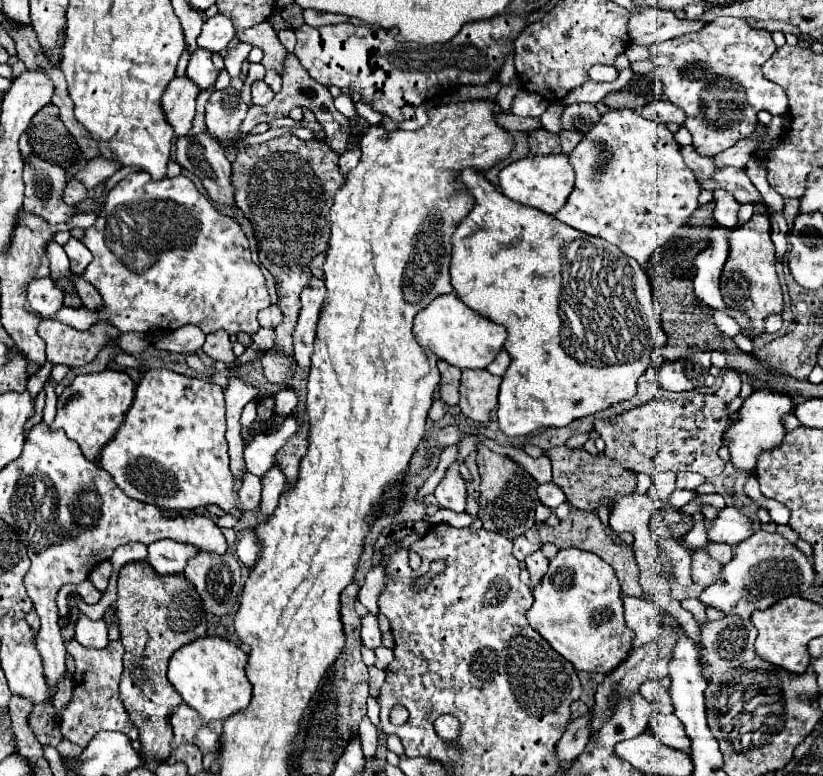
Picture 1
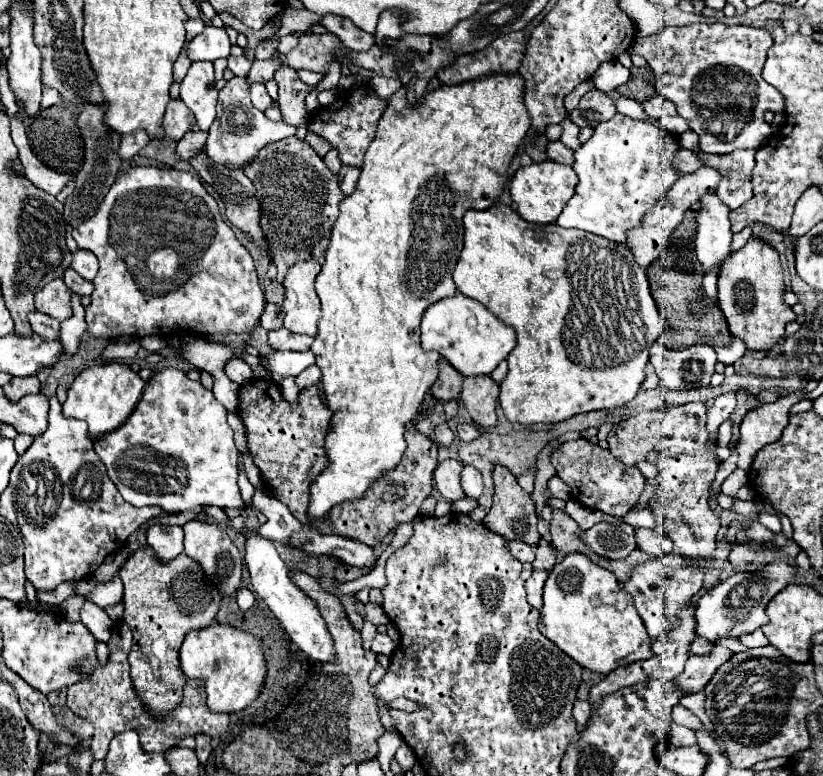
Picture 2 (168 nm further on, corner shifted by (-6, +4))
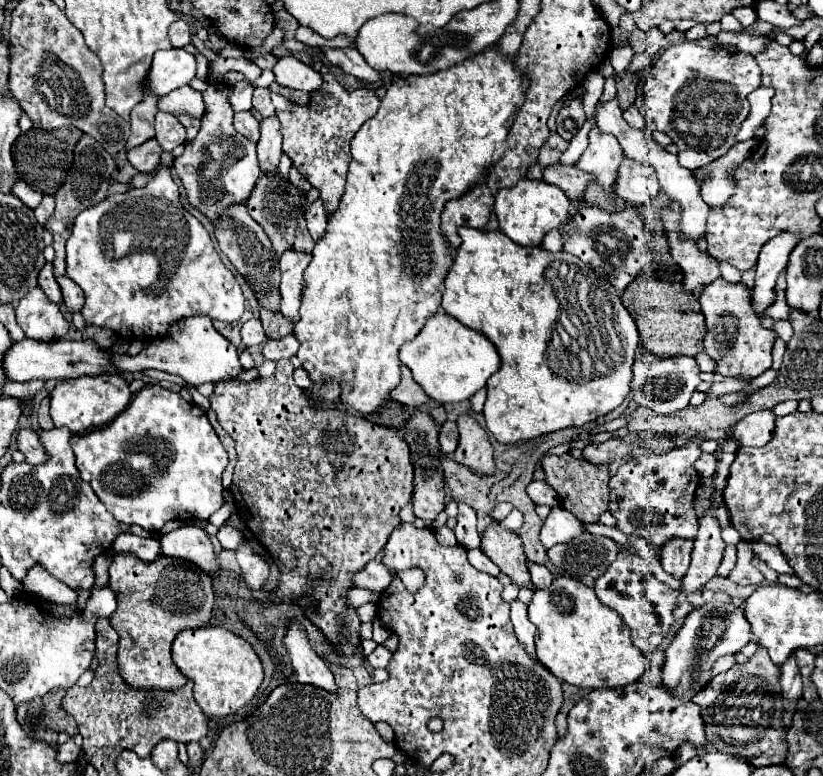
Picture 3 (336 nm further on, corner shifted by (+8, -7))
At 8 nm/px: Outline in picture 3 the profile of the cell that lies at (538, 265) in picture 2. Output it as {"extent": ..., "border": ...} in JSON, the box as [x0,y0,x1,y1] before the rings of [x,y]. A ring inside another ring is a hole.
{"extent":[441,227,639,445],"border":[[[461,227],[459,237],[463,239],[463,243],[455,251],[453,265],[451,265],[451,269],[445,277],[441,307],[447,315],[455,317],[465,327],[483,333],[495,345],[495,349],[499,351],[501,369],[487,381],[487,401],[485,401],[485,409],[483,409],[485,425],[493,433],[493,437],[503,445],[527,441],[527,439],[535,439],[535,437],[541,437],[541,435],[547,435],[547,433],[553,433],[553,431],[559,431],[559,429],[581,427],[581,425],[595,421],[597,417],[603,417],[605,413],[613,411],[617,405],[621,405],[625,401],[625,397],[629,395],[631,365],[633,365],[633,359],[635,359],[635,349],[639,345],[639,331],[637,331],[633,317],[623,307],[621,297],[617,295],[617,291],[613,291],[613,285],[609,285],[609,281],[599,279],[599,275],[593,275],[585,267],[585,263],[581,265],[577,257],[573,257],[565,251],[547,253],[541,247],[521,247],[521,245],[513,243],[501,231],[479,231],[479,229],[473,229],[473,227]]]}

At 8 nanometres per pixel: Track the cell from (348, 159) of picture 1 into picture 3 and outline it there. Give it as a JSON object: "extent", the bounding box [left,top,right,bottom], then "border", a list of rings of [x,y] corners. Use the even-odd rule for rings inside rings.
{"extent":[305,199,327,241],"border":[[[317,199],[307,209],[305,219],[307,219],[307,229],[309,229],[311,237],[313,237],[313,241],[319,241],[325,235],[325,227],[327,227],[327,215],[325,215],[325,209],[323,209],[321,199]]]}

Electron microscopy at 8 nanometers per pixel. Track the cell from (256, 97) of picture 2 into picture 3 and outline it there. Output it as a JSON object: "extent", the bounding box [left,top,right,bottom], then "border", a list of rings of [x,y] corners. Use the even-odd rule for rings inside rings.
{"extent":[233,111,259,143],"border":[[[243,111],[243,113],[237,113],[235,119],[233,119],[233,125],[235,129],[247,137],[249,141],[257,143],[259,141],[259,121],[249,113],[249,111]]]}

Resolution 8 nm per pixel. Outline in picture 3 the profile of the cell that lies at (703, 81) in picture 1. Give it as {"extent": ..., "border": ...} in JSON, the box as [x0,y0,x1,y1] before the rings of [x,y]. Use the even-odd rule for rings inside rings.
{"extent":[643,41,761,171],"border":[[[685,41],[679,45],[671,45],[645,73],[645,87],[643,87],[645,113],[653,121],[653,127],[669,135],[671,143],[679,147],[677,161],[681,163],[681,167],[695,171],[723,157],[735,145],[735,133],[741,129],[741,123],[749,115],[747,95],[759,85],[761,85],[761,69],[753,59],[753,55],[731,53],[723,47],[705,49],[699,47],[697,43]]]}

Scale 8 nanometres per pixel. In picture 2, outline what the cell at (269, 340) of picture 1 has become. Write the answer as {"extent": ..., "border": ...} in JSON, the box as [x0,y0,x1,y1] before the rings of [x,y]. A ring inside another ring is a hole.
{"extent":[269,328,313,350],"border":[[[285,328],[269,332],[269,346],[273,350],[309,350],[311,344],[313,344],[313,338],[287,332]]]}

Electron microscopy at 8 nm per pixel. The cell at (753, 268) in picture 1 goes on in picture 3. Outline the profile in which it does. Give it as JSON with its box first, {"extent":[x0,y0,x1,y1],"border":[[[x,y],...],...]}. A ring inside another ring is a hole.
{"extent":[699,279,777,379],"border":[[[717,279],[707,285],[699,297],[701,313],[705,315],[707,333],[703,337],[705,353],[717,363],[715,373],[723,377],[755,379],[771,369],[773,343],[777,333],[761,327],[761,317],[751,307],[751,291],[745,285],[733,285],[725,279]]]}

